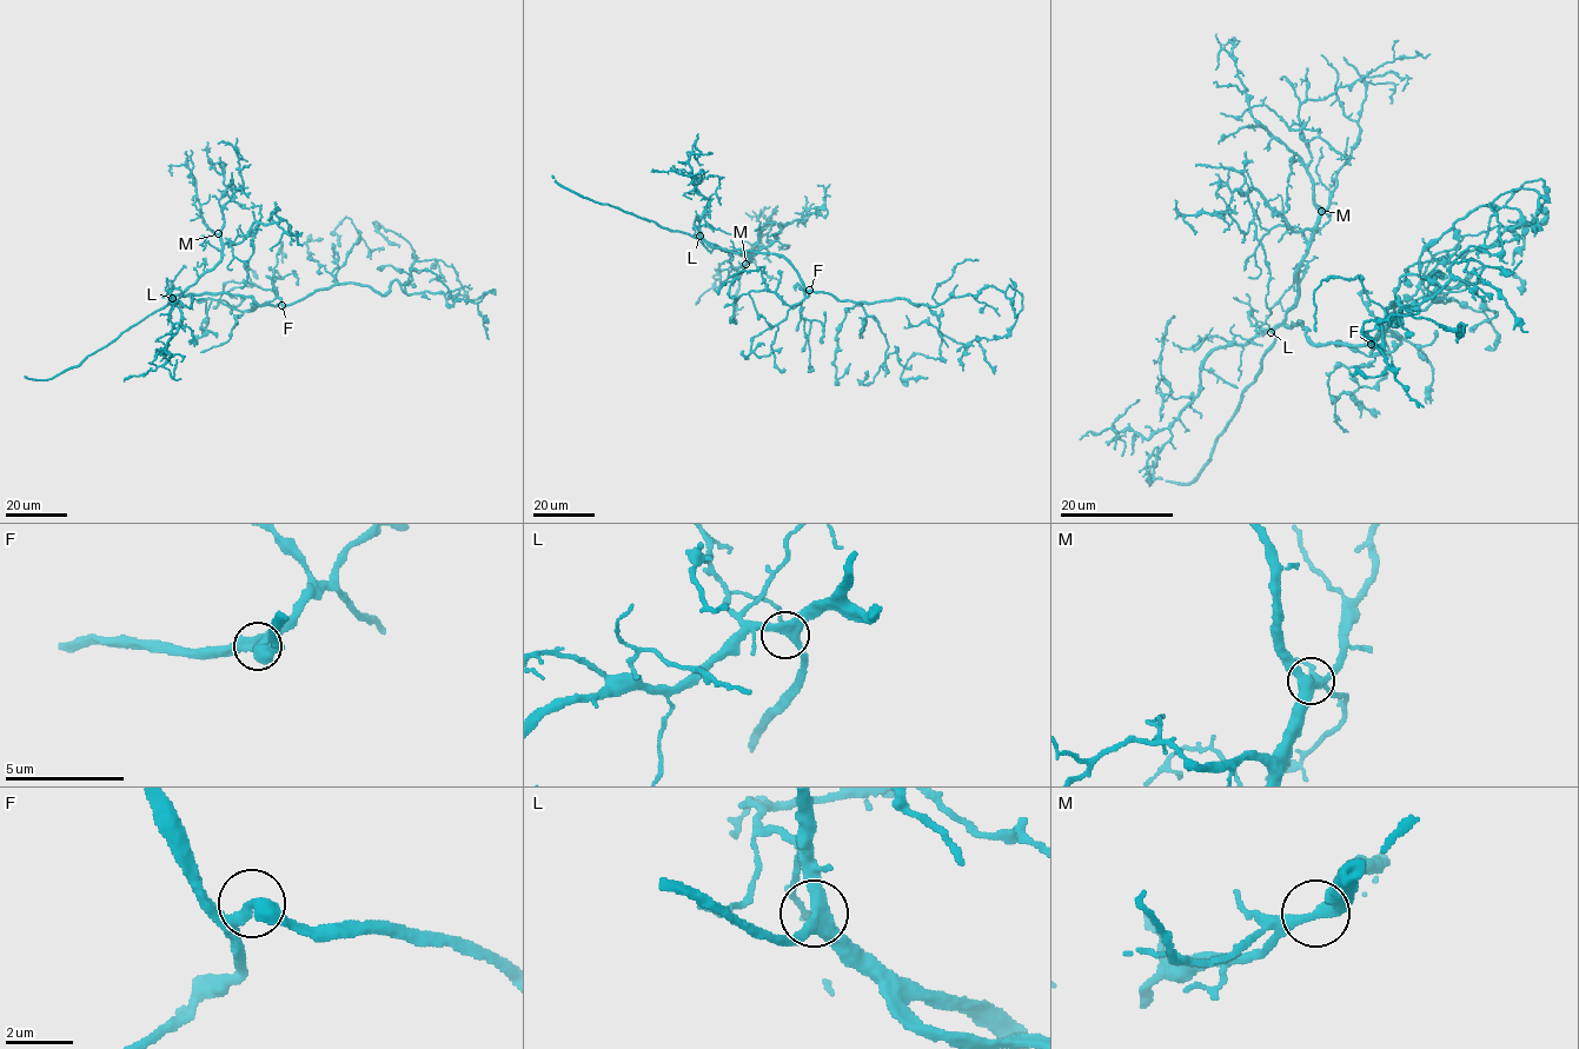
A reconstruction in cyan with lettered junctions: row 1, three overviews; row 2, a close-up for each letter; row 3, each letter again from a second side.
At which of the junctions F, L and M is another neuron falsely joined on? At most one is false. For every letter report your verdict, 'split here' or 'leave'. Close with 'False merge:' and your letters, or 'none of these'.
F: leave
L: leave
M: leave
False merge: none of these

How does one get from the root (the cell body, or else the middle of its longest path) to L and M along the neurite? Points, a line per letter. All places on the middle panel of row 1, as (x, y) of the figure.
L: (809, 291), (795, 267), (781, 254), (732, 253), (711, 247), (700, 236)
M: (809, 291), (781, 254), (732, 253), (708, 244), (723, 251), (743, 250), (749, 257), (745, 264)

